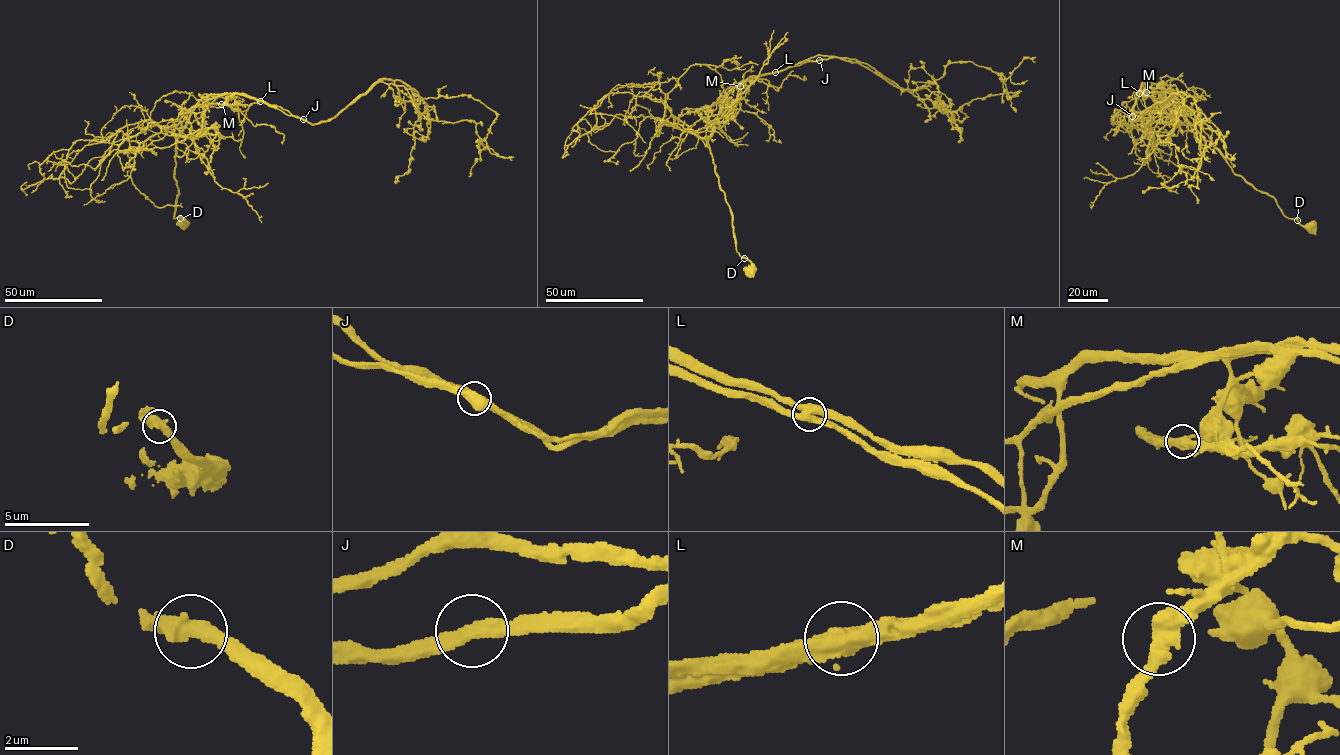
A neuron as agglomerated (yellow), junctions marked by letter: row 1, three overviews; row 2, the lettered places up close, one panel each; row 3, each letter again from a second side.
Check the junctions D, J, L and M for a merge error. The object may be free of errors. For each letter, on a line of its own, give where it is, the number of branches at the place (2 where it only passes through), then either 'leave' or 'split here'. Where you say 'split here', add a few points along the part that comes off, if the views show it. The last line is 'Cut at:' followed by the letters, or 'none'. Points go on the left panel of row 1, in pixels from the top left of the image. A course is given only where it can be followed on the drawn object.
D: place (180, 218); branches 2; leave
J: place (303, 119); branches 2; leave
L: place (260, 101); branches 2; split here; course (260, 101), (204, 98), (179, 134), (150, 123), (120, 144), (78, 140), (40, 165), (43, 179), (31, 193)
M: place (221, 104); branches 2; leave
Cut at: L

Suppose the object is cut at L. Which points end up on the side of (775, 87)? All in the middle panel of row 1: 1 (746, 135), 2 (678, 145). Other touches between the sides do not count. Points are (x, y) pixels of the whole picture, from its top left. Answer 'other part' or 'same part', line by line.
1: other part
2: other part

